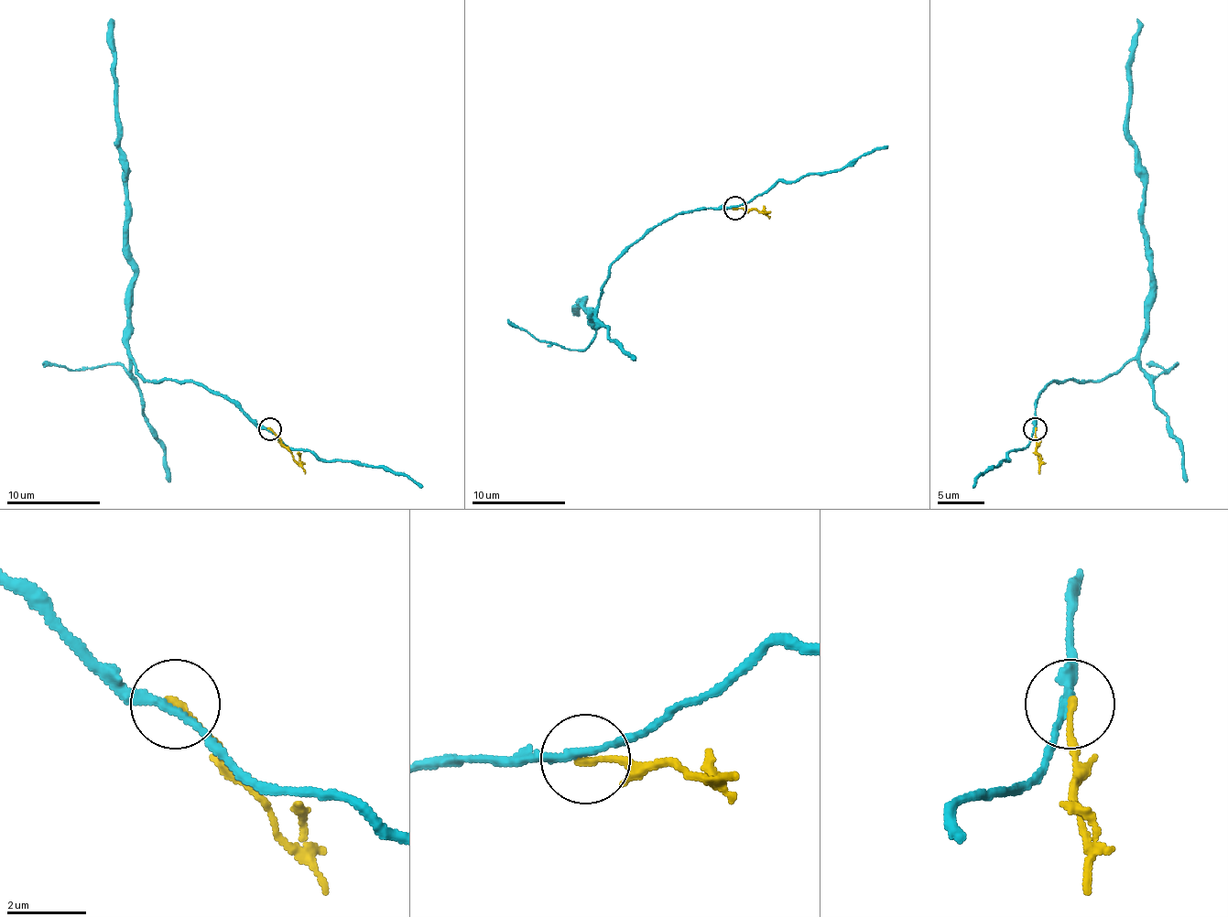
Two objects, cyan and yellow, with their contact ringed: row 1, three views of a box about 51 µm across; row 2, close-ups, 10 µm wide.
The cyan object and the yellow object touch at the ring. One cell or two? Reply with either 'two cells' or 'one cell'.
two cells

